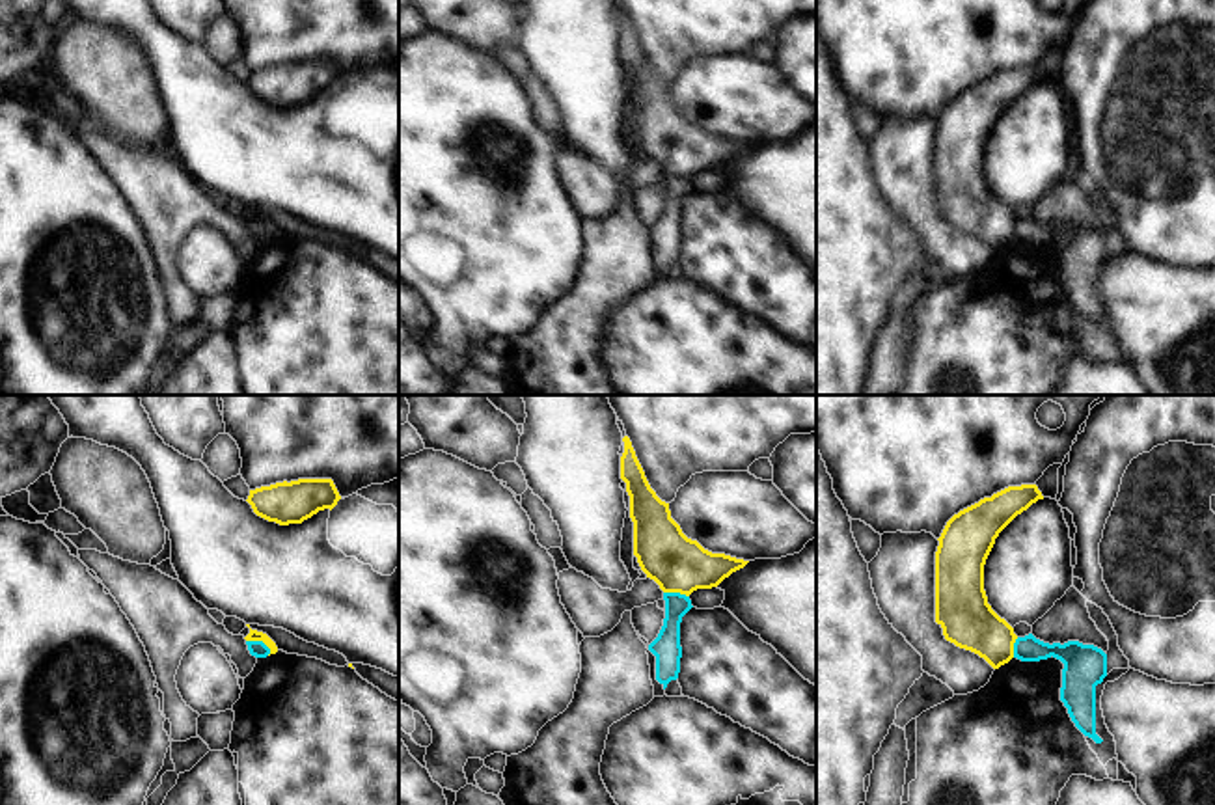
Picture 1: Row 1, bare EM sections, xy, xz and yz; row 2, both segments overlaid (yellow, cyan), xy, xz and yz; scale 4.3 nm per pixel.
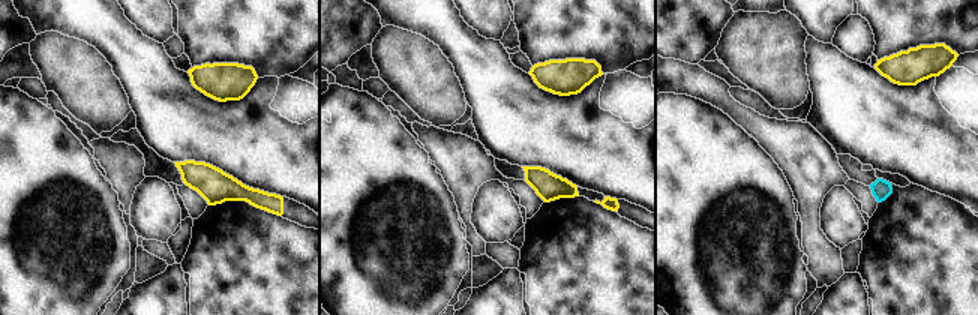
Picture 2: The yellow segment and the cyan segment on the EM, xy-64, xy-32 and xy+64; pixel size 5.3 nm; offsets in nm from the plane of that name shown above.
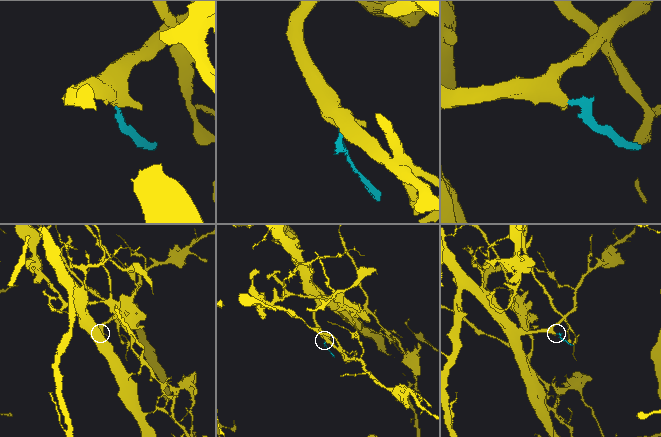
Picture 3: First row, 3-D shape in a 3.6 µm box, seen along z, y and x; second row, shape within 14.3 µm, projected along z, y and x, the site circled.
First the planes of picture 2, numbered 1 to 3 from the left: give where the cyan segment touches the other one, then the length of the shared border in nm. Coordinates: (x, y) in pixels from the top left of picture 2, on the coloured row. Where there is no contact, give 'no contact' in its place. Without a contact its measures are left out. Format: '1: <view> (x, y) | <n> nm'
1: no contact
2: no contact
3: no contact

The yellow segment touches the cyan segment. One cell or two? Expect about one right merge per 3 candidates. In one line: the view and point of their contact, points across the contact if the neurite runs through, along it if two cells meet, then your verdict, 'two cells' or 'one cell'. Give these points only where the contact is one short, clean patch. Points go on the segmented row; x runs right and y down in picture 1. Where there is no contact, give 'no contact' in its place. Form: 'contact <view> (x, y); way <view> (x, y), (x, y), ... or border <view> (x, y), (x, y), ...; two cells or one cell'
contact xy (259, 640); border xy (246, 640), (259, 640), (271, 653); two cells

